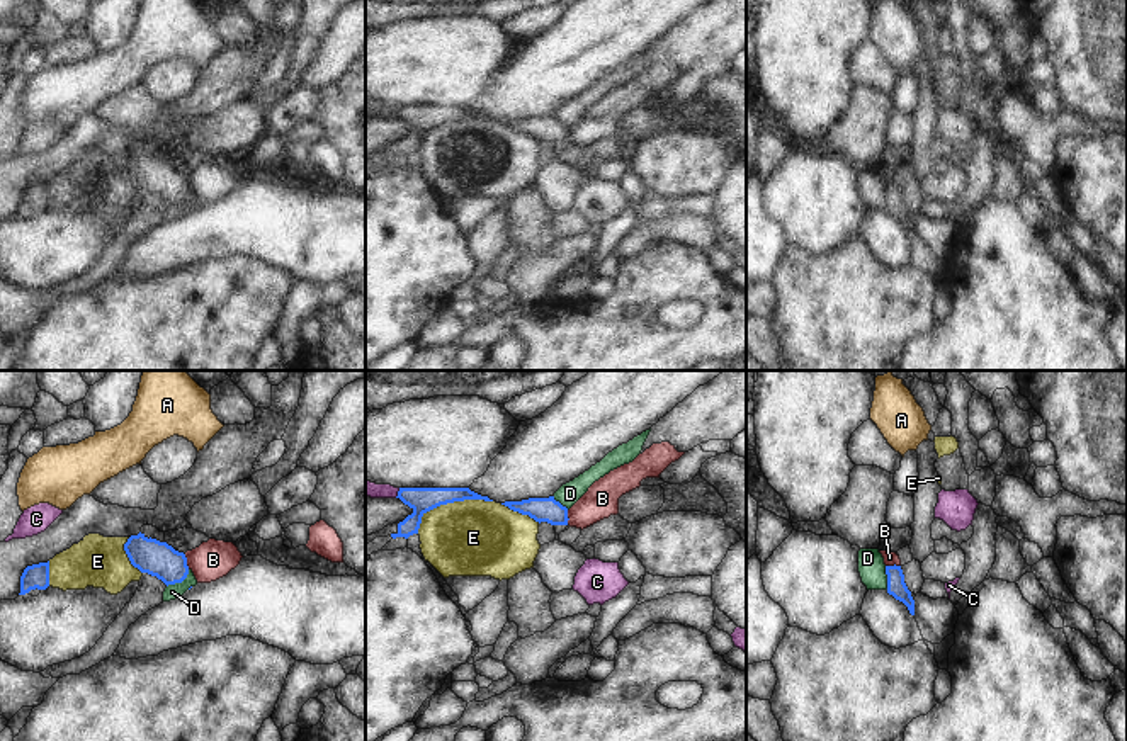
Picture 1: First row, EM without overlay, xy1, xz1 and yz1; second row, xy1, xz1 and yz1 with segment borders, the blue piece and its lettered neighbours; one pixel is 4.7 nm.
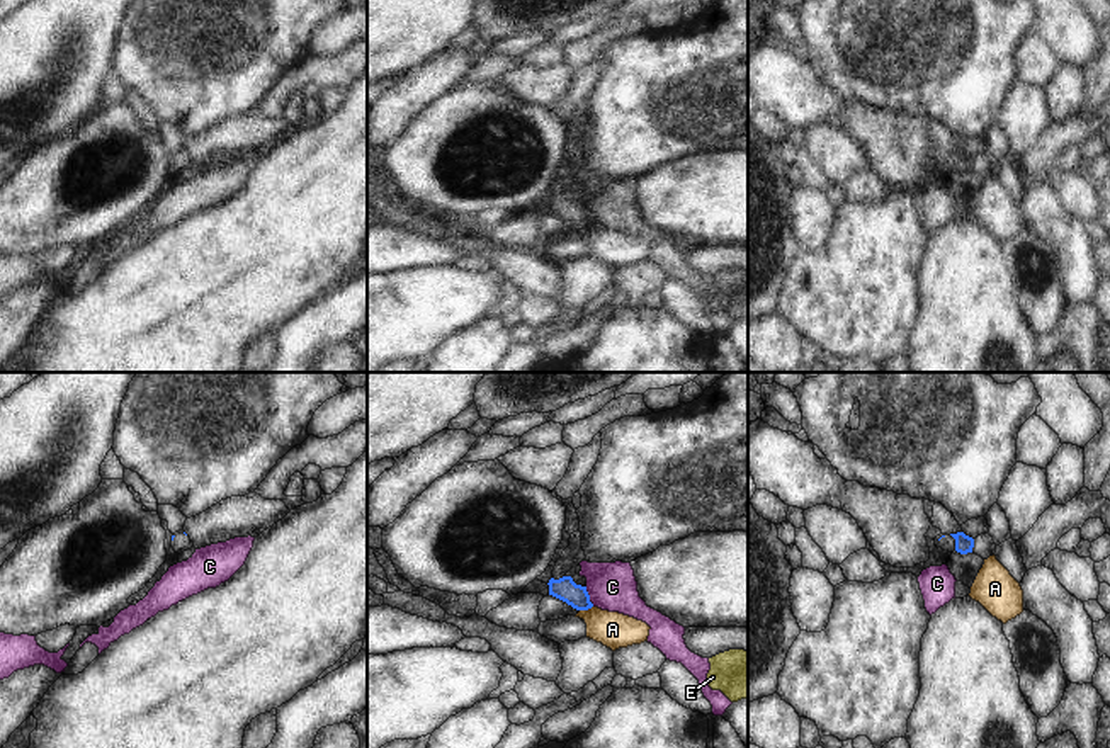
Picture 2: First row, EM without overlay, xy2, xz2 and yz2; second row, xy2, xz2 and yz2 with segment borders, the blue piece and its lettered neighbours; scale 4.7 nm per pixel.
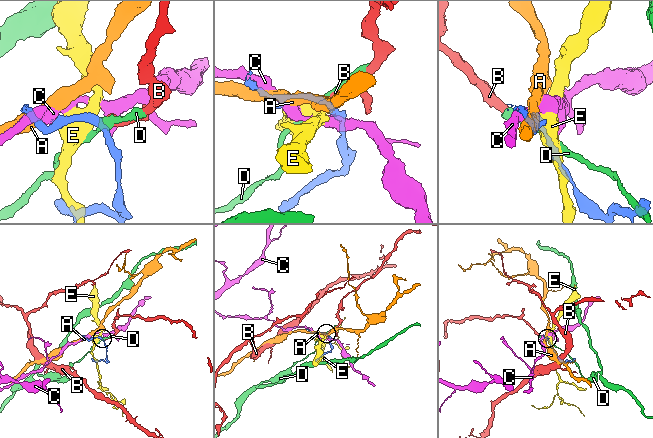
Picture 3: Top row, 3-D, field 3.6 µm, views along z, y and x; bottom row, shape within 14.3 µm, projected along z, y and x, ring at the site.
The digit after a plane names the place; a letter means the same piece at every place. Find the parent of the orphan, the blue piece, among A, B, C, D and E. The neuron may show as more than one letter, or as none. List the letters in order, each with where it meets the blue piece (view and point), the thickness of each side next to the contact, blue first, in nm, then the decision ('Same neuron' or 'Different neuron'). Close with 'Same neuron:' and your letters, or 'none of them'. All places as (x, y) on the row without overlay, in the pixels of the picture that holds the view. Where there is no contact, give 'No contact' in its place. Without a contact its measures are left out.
A: Touches blue at xz2 (585, 228). Thickness 110 nm (blue) against 170 nm. Different neuron
B: Touches blue at xy1 (186, 181). Thickness 160 nm (blue) against 190 nm. Different neuron
C: Touches blue at xz2 (588, 216). Thickness 110 nm (blue) against 220 nm. Different neuron
D: Touches blue at xy1 (179, 201). Thickness 160 nm (blue) against 70 nm. Different neuron
E: Touches blue at xz1 (449, 121). Thickness 120 nm (blue) against 360 nm. Different neuron
Same neuron: none of them

